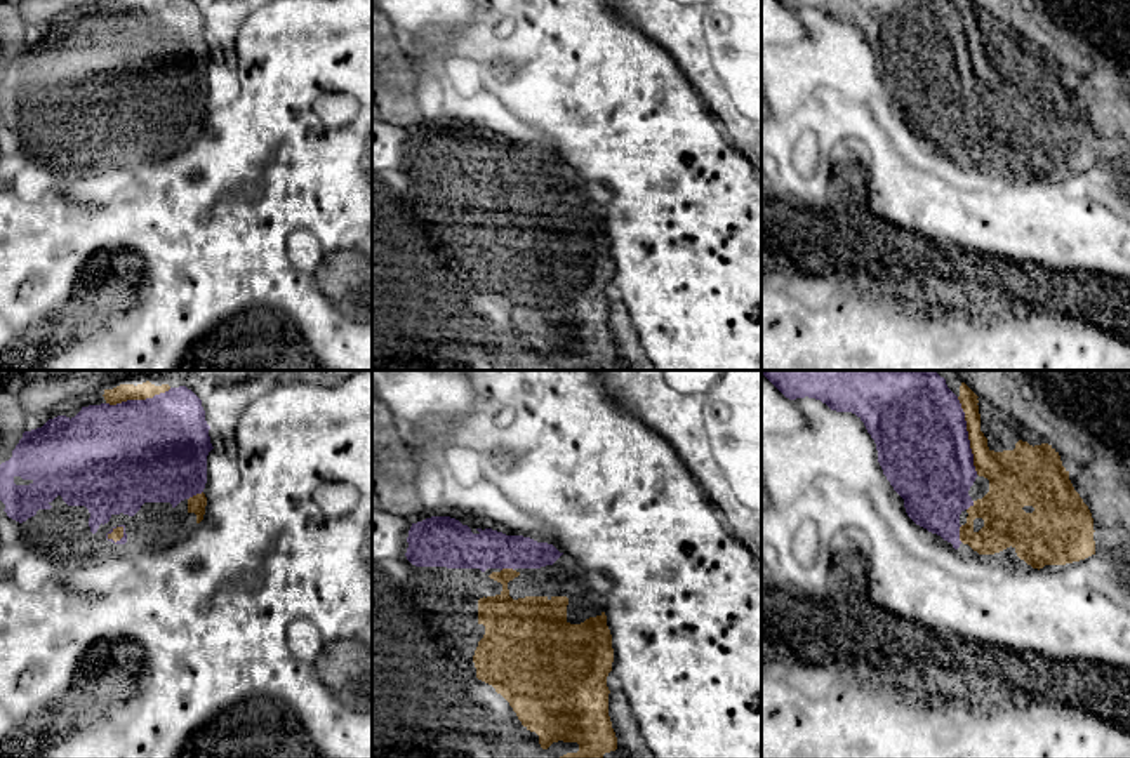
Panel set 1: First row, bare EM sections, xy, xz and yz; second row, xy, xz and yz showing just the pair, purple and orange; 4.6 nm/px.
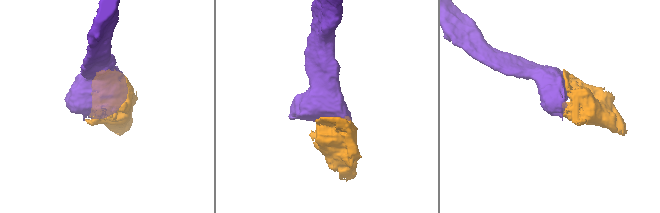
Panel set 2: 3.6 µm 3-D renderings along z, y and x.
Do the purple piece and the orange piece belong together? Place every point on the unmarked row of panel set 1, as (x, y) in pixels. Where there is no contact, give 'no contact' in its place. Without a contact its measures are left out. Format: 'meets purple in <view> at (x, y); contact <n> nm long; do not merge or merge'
meets purple in yz at (967, 46); contact 380 nm long; merge

